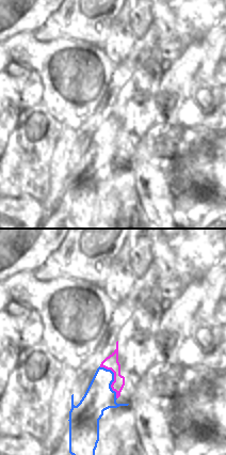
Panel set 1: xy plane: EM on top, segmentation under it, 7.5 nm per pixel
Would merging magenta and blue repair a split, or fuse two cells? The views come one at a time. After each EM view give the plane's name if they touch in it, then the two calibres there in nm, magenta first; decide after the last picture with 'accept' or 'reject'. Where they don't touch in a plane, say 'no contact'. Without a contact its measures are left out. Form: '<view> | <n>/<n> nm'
xy | 110/220 nm

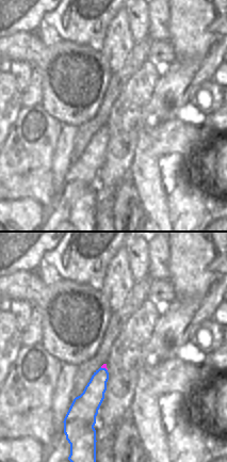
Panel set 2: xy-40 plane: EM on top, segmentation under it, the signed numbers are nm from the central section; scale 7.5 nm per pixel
xy-40 | 30/160 nm

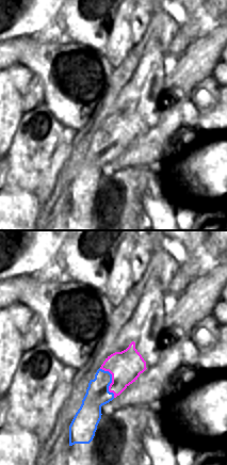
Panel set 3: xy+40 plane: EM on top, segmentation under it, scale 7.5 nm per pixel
xy+40 | 240/180 nm

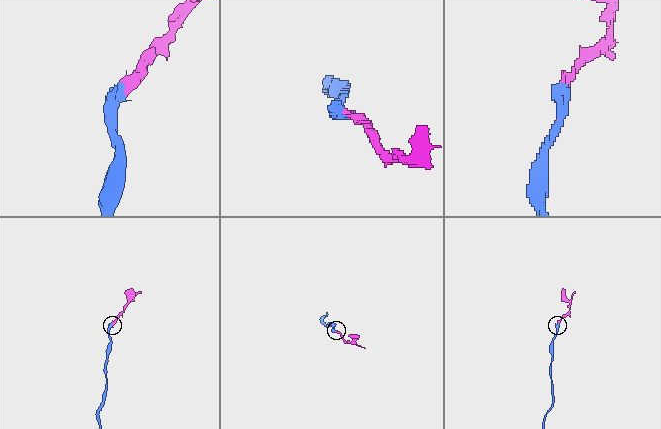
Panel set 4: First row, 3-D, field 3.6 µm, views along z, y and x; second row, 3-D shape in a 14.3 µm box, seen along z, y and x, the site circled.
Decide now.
reject

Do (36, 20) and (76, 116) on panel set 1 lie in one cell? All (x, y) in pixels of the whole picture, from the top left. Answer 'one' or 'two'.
two

